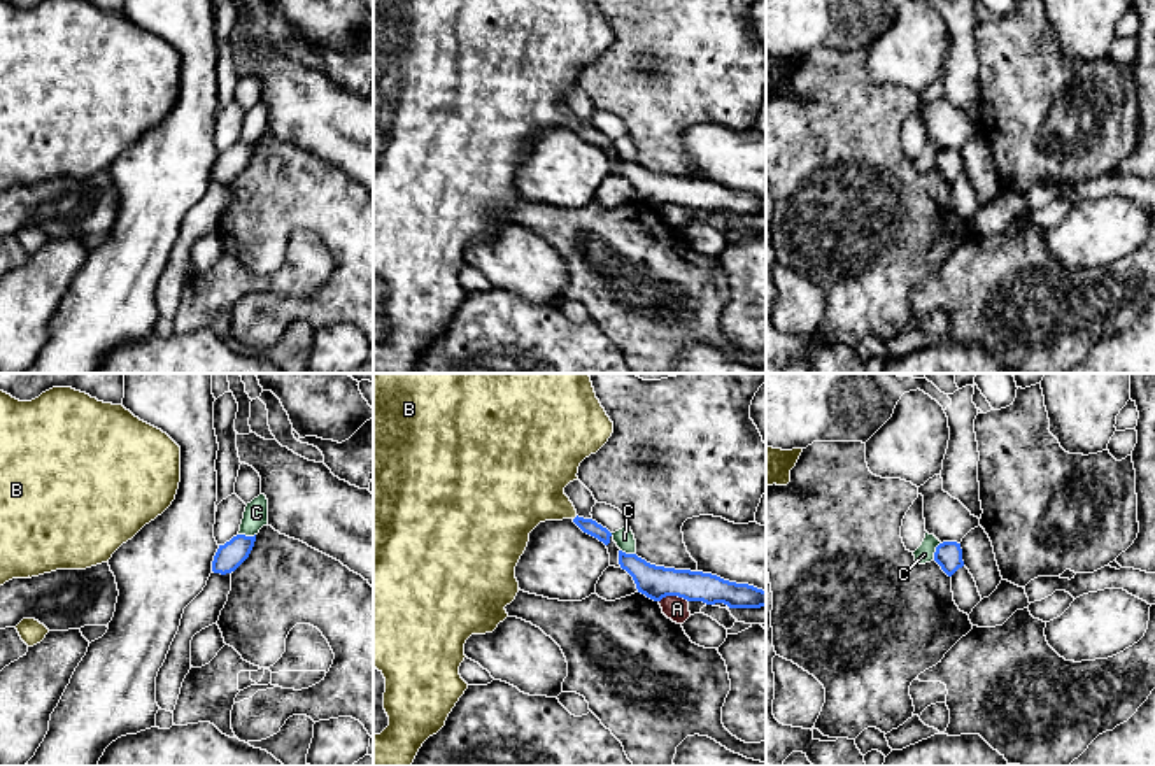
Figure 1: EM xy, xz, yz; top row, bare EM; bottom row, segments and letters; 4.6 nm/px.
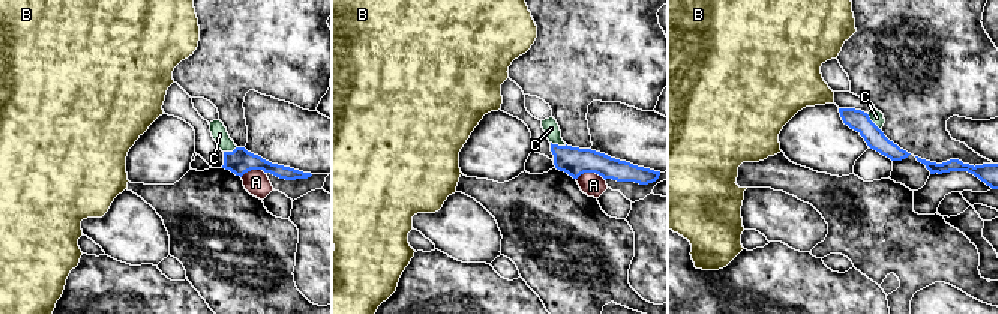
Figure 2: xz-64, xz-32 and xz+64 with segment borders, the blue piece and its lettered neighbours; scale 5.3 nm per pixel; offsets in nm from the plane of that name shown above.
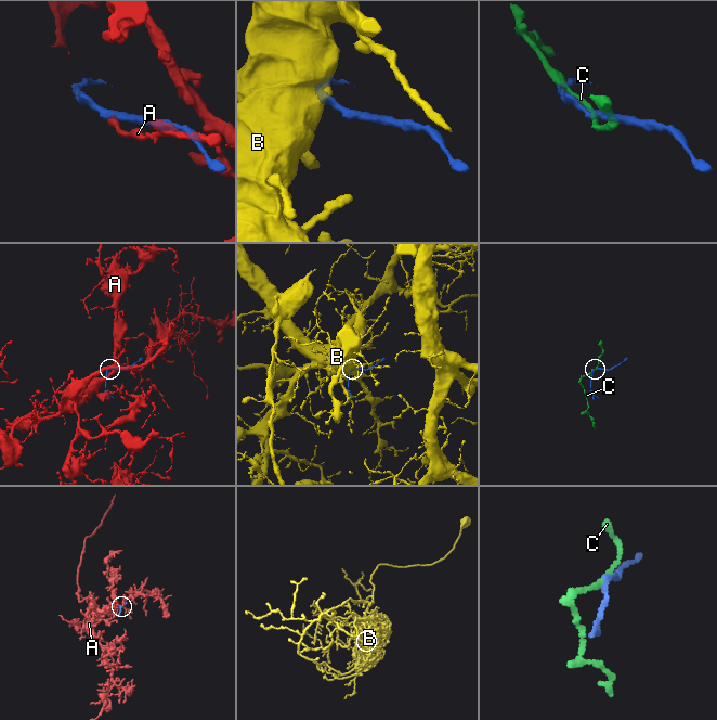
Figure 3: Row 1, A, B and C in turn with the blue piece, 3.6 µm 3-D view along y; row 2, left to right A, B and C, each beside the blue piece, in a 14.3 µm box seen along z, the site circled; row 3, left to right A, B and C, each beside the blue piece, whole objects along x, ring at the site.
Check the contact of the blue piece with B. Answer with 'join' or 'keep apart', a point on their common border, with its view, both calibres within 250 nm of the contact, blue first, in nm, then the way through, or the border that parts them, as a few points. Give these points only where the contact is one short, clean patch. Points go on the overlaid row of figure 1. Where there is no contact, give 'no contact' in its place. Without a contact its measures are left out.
join; contact xz (575, 517); calibres 70 and 320 nm; way xz (589, 526), (575, 517), (530, 488)

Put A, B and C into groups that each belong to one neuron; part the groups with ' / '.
A / B / C

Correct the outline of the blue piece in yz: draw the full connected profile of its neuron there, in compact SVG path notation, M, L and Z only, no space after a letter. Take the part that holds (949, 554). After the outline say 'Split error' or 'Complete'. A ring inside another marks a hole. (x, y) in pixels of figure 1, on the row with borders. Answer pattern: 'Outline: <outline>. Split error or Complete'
Outline: M957 542L939 543L934 552L934 561L948 577L952 577L959 568L964 566L960 543Z. Complete

